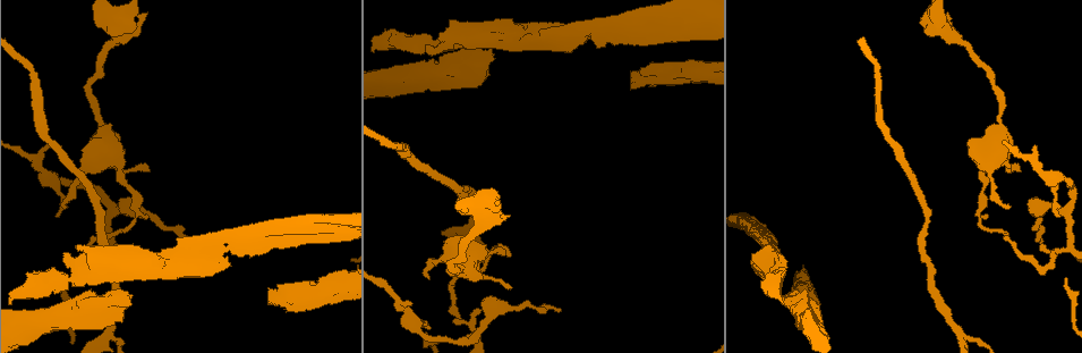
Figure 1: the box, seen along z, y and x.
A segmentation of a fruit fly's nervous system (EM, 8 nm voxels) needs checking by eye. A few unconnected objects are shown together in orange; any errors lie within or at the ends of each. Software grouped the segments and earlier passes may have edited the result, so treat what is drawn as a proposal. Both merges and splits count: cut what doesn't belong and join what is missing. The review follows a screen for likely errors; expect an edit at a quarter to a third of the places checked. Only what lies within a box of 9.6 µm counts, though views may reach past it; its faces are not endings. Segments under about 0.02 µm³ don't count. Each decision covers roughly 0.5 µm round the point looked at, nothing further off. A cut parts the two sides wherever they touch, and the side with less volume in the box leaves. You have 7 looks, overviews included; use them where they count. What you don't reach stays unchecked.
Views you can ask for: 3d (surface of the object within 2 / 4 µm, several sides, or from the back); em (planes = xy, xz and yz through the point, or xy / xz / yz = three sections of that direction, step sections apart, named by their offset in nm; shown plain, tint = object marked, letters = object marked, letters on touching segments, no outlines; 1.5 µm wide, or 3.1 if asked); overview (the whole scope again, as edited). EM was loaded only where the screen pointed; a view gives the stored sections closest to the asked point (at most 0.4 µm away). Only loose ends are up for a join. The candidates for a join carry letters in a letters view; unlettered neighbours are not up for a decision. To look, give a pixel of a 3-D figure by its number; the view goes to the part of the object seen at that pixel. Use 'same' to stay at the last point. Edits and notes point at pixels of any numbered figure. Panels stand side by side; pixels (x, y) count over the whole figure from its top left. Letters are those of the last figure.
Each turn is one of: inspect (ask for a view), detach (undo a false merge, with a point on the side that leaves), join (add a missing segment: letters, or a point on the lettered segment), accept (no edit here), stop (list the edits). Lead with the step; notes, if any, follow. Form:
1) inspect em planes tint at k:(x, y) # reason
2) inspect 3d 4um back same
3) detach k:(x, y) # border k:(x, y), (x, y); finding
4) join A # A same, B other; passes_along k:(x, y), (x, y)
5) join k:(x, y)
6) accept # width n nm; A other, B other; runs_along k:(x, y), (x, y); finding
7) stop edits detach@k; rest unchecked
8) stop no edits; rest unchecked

inspect em planes letters at 1:(457, 317)

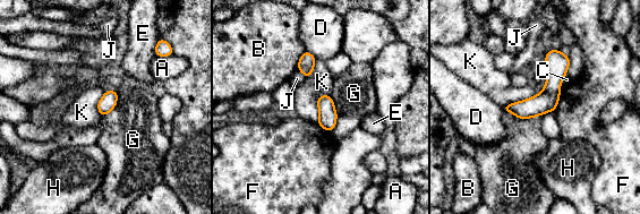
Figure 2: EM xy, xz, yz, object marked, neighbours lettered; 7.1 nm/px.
detach 2:(557, 62) # A other, B other, C other, D other, E other, F other, G other, H other, J other, K other; border 2:(544, 88), (551, 92), (559, 92); two neurons meet here

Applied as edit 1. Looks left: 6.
inspect overview

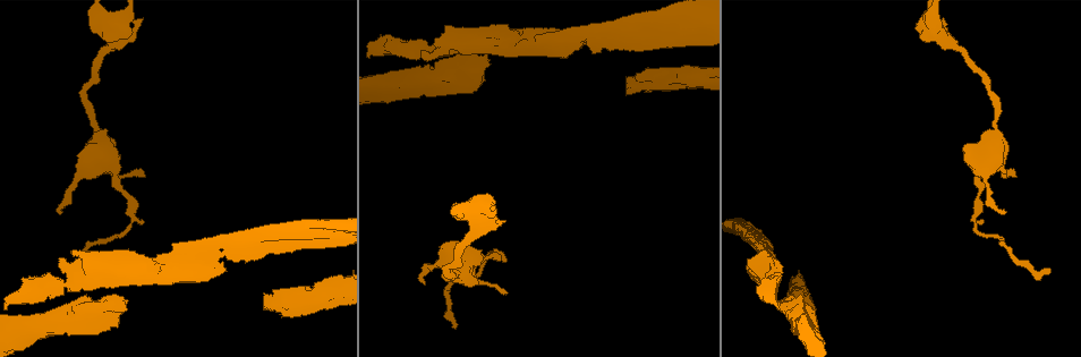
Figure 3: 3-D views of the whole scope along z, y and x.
inspect 3d 2um at 3:(224, 269) # stops while still wide

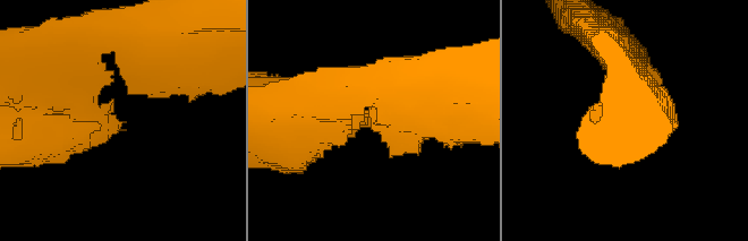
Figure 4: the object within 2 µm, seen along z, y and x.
inspect em planes letters at 4:(116, 131) # now the EM

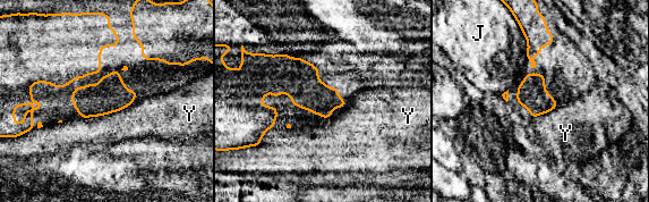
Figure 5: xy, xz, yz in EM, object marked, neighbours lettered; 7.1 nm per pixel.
accept # J other, Y other; border 5:(130, 103), (114, 111), (80, 118); no lettered segment goes on from it

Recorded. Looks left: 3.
stop edits detach@2; rest unchecked

